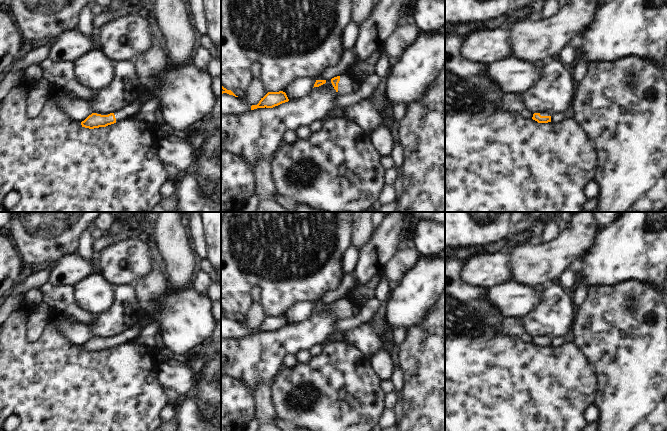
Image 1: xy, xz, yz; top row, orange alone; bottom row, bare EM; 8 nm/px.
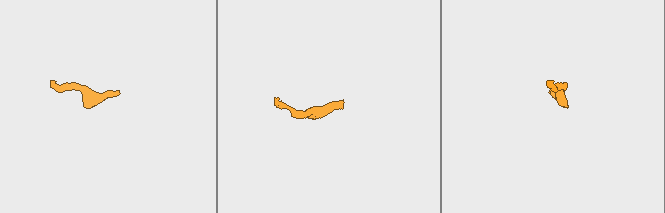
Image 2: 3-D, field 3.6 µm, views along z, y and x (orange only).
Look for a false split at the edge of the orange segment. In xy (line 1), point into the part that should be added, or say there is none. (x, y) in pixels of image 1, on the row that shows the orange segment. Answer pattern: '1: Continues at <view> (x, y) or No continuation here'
1: Continues at xy (130, 111)

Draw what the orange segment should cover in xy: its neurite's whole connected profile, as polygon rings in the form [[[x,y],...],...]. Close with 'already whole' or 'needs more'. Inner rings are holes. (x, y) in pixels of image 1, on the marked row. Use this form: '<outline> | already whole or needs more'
[[[139,98],[131,105],[117,111],[116,113],[110,113],[108,115],[92,113],[84,121],[81,122],[81,125],[85,128],[94,129],[99,127],[106,127],[118,121],[130,119],[137,115],[143,103],[144,102],[141,100],[141,98]]] | needs more

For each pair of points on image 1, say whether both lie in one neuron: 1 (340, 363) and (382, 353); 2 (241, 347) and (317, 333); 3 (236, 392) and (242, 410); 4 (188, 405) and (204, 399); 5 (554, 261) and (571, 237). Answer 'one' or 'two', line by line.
1: two
2: one
3: one
4: one
5: one

